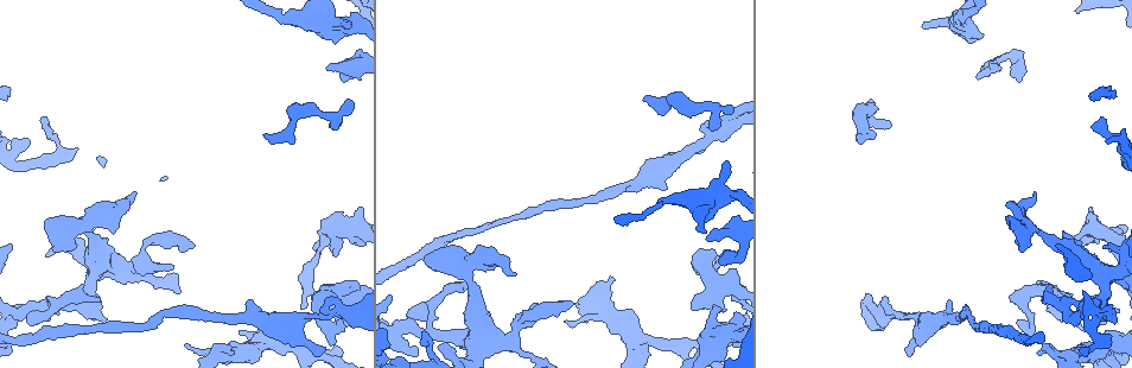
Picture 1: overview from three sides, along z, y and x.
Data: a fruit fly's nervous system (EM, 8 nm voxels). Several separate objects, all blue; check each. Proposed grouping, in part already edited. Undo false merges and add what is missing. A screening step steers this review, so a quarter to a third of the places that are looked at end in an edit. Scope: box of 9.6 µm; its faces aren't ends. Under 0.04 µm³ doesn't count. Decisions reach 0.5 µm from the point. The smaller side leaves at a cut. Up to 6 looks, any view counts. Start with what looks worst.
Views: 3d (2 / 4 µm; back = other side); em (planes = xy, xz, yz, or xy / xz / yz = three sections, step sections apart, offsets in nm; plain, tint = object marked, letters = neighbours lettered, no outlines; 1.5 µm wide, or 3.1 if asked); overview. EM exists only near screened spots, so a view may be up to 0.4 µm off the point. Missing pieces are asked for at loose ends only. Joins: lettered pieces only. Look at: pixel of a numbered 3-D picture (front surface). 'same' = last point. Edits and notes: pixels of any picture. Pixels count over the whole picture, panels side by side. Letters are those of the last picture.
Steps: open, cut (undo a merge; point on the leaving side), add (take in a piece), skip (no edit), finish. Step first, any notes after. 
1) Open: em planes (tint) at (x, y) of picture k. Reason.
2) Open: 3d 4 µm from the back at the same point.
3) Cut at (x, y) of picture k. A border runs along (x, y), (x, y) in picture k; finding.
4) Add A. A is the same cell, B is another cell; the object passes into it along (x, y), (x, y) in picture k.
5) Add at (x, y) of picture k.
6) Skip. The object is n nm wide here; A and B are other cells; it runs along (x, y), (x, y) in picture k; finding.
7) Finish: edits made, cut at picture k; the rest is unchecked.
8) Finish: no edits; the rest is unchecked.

Open: em xy step 4 (plain) at (883, 300) of picture 1. Thin end.

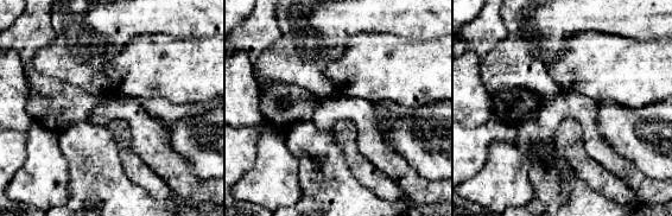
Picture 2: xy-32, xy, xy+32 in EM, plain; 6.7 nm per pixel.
Open: em xy step 4 (letters) at the same point. What lies round it.

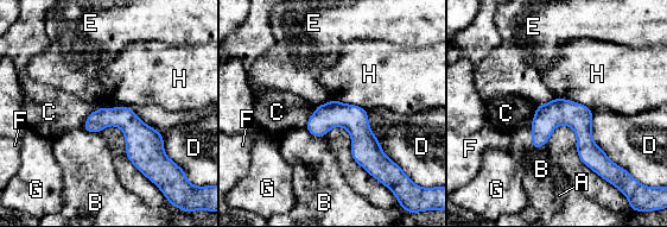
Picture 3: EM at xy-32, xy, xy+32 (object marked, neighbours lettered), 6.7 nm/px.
Skip. A, B, C, D, E, F, G and H are other cells; it runs along (540, 108), (565, 113), (605, 171) in picture 3; no lettered piece goes on from it.

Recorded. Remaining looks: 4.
Open: 3d 2 µm at (266, 135) of picture 1. An open end.

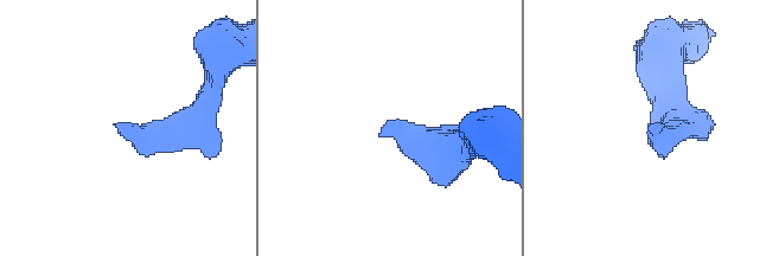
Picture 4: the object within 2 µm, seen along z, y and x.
Open: em planes (letters) at (389, 122) of picture 4. Now the EM.

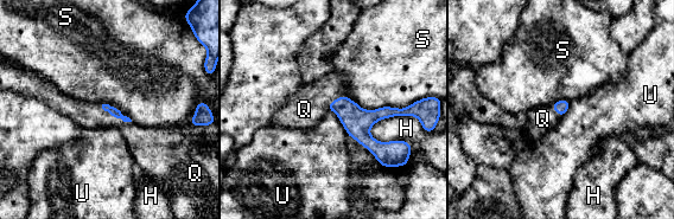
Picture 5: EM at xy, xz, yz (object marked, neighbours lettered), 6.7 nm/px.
Add Q. Q is the same cell, H, S and U are other cells; the object passes into it along (114, 111), (115, 117), (142, 142) in picture 5; it goes on there.

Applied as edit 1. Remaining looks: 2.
Open: 3d 2 µm at (713, 131) of picture 1. Free end.

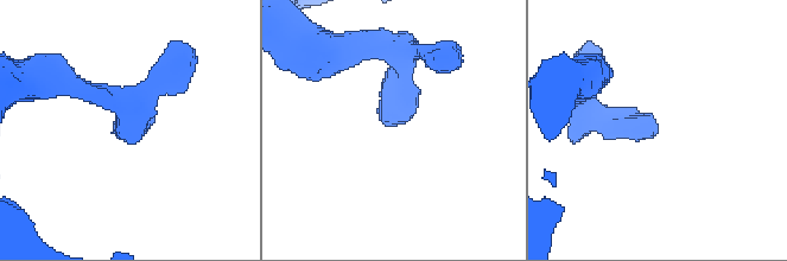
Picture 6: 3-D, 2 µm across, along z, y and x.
Open: em planes (letters) at (389, 125) of picture 6. Need the tissue.

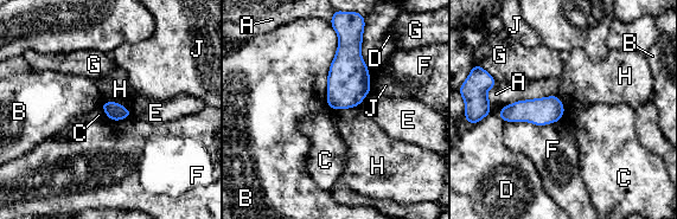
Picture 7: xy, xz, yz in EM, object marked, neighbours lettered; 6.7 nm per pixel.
Skip. The object is 120 nm wide here; A, B, C, D, E, F, G, H and J are other cells; a border runs along (103, 101), (116, 101), (131, 113) in picture 7; no lettered piece goes on from it.

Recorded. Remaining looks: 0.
Finish: edits made, add at picture 5; the rest is unchecked.

